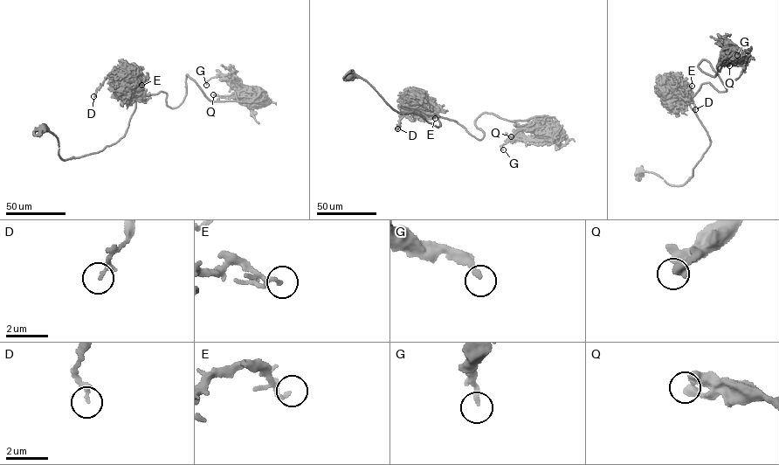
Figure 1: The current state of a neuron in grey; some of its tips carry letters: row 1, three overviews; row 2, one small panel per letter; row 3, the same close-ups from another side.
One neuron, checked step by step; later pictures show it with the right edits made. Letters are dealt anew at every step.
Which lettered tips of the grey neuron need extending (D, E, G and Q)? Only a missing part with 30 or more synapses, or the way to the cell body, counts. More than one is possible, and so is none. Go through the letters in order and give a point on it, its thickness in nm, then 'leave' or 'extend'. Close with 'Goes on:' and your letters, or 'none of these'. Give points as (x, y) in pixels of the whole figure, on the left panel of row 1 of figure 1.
D: place (93, 96); calibre 220 nm; leave
E: place (141, 85); calibre 140 nm; leave
G: place (206, 85); calibre 220 nm; leave
Q: place (213, 94); calibre 480 nm; leave
Goes on: none of these

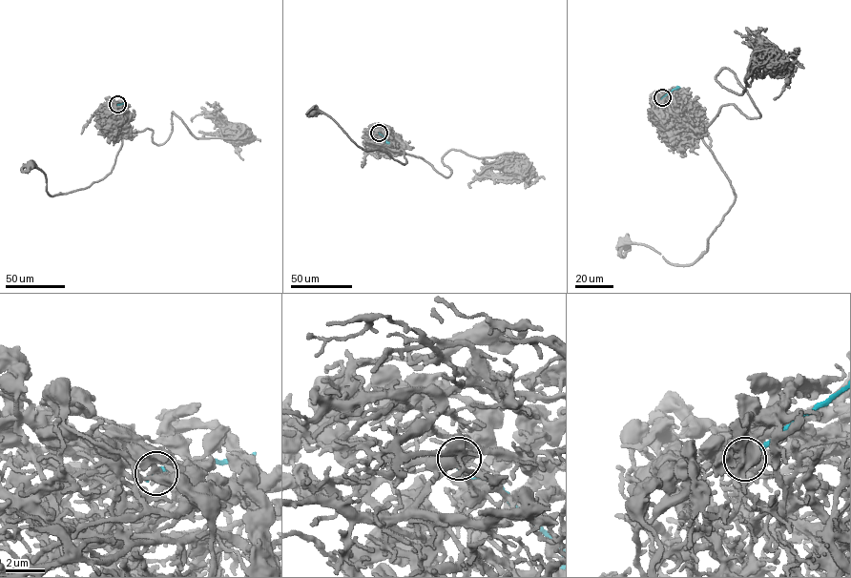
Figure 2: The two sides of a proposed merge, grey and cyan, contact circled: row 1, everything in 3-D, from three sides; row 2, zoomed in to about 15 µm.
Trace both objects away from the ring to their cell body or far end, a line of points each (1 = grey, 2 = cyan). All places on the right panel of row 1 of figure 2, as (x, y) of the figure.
1: (662, 97), (664, 115), (706, 126), (702, 139), (734, 201), (692, 263), (675, 265), (640, 244), (624, 242)
2: (662, 97), (679, 87)

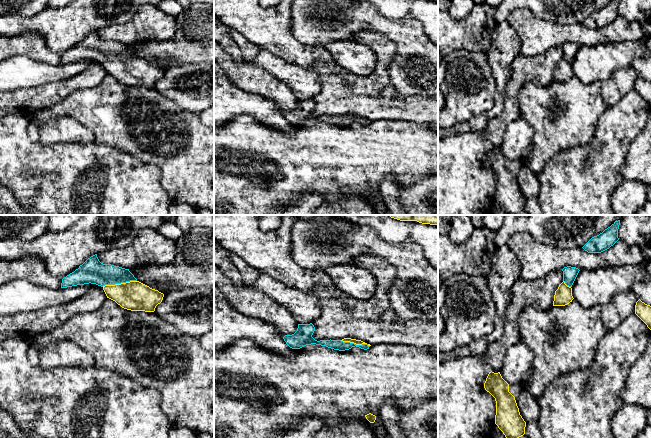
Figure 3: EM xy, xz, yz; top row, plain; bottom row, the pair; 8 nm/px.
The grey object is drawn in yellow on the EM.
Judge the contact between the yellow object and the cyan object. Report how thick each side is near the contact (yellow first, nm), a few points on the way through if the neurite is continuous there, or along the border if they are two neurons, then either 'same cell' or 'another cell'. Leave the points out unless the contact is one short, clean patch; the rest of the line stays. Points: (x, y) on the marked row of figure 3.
240/190 nm | across xy (135, 296), (128, 293), (119, 284), (106, 275), (92, 271) | same cell

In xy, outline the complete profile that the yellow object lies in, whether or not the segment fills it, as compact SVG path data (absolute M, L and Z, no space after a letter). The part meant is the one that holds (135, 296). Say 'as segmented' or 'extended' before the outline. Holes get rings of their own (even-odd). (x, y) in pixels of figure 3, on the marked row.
extended | M97 254L64 277L61 288L89 283L101 286L107 298L131 311L154 312L164 297L163 293L139 282L129 269L101 263Z

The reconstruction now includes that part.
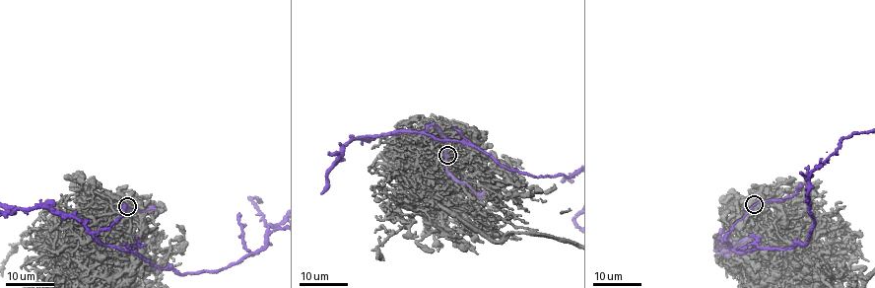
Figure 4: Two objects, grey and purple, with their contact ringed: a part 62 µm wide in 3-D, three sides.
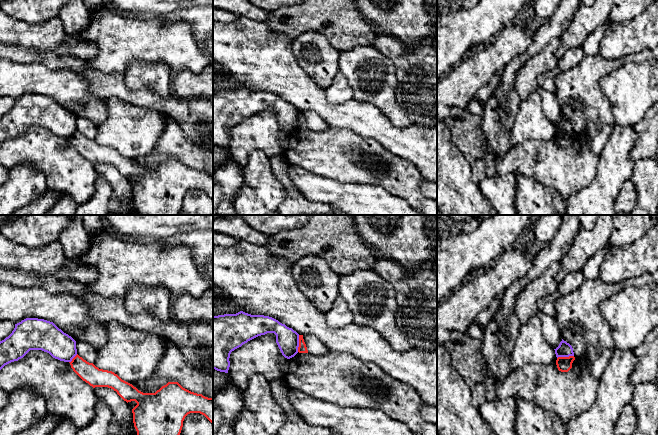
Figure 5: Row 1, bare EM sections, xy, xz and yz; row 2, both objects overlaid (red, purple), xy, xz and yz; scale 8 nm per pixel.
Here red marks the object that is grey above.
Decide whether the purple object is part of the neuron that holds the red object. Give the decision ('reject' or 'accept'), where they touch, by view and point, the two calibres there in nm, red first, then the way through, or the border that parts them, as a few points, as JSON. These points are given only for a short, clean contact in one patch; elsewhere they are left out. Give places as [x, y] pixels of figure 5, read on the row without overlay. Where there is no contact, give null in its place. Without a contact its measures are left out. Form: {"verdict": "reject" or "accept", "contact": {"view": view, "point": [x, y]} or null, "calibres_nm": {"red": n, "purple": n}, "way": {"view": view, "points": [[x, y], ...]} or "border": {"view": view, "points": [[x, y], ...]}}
{"verdict": "reject", "contact": {"view": "xz", "point": [299, 119]}, "calibres_nm": {"red": 70, "purple": 180}}

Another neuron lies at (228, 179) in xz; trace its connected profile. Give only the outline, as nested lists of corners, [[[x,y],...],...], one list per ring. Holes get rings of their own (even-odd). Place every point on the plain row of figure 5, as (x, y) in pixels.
[[[236,161],[213,168],[215,187],[213,188],[213,215],[219,215],[217,208],[223,200],[234,203],[243,183],[241,166]]]

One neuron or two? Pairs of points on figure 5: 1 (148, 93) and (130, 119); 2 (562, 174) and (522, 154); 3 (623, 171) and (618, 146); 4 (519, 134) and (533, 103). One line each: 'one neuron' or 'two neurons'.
1: two neurons
2: one neuron
3: one neuron
4: one neuron

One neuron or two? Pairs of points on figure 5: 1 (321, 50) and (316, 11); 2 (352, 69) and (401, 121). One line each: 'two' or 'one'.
1: two
2: one

